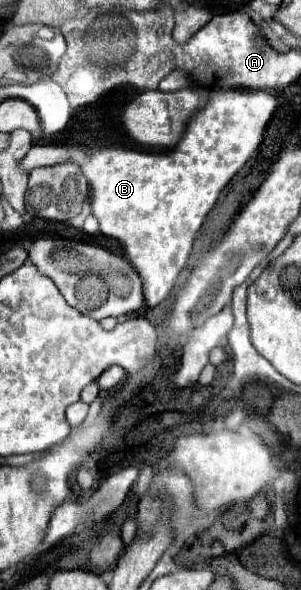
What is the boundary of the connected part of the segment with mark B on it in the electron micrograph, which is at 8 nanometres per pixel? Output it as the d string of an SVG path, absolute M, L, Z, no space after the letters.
M215 88L209 94L209 102L199 108L187 122L181 140L175 148L167 152L137 152L125 148L105 148L105 150L83 150L71 146L43 146L35 144L23 158L23 168L31 172L37 166L51 166L63 160L71 160L75 152L75 162L83 168L87 182L91 186L91 208L93 216L99 220L99 230L105 236L117 238L125 246L125 256L131 260L133 268L143 280L143 294L149 308L159 306L171 292L179 272L191 254L195 234L199 232L205 216L215 206L221 190L227 182L245 166L263 140L263 132L271 114L277 106L277 98L269 90L221 90Z

